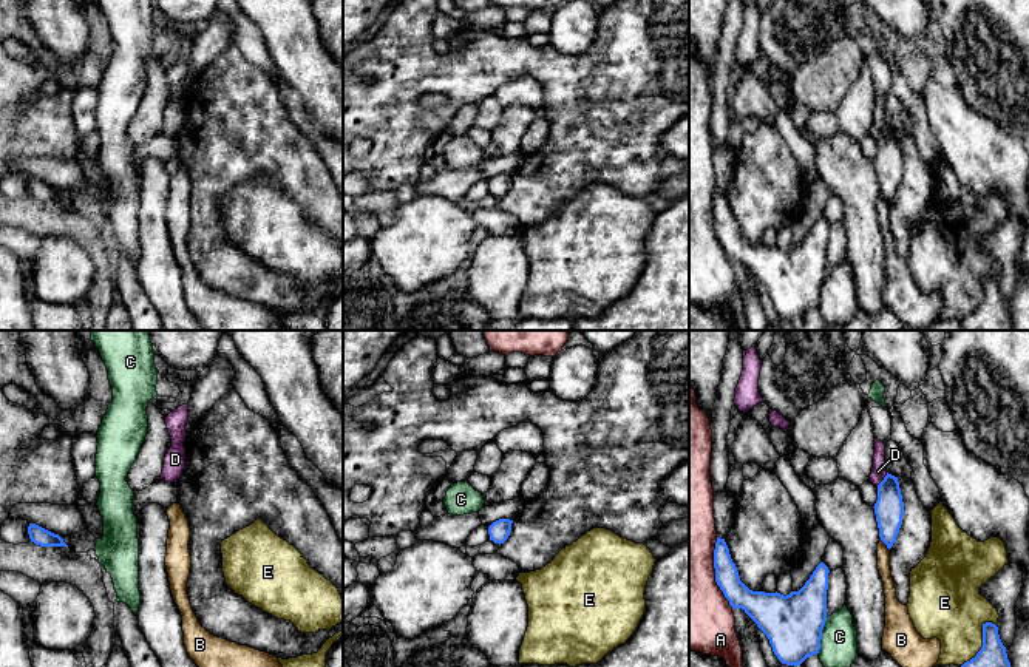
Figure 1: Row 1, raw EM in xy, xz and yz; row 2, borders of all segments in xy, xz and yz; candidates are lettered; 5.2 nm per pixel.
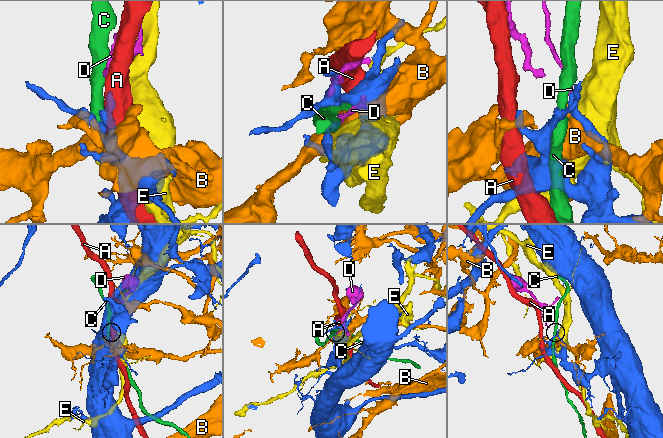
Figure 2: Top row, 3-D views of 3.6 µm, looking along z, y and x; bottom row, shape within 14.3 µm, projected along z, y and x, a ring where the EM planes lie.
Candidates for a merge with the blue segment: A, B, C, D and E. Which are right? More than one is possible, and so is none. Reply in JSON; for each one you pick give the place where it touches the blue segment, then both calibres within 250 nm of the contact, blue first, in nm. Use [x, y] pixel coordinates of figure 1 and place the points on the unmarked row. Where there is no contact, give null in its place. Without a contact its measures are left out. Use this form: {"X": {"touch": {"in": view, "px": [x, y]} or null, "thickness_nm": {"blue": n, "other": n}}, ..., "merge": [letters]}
{"merge": []}

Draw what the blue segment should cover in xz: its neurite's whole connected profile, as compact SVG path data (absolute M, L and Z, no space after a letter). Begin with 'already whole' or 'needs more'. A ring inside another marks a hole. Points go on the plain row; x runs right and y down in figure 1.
already whole; M499 173L488 181L490 195L494 198L504 198L511 185L513 174L510 173Z

